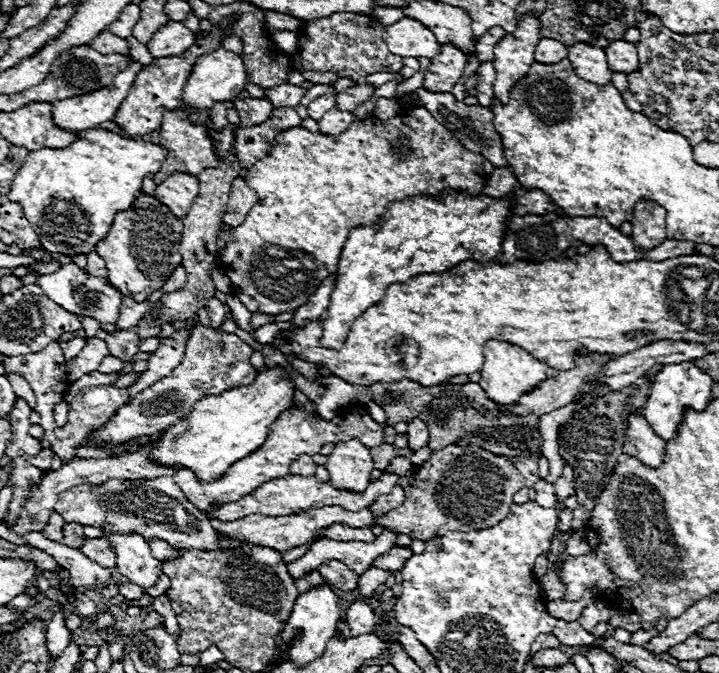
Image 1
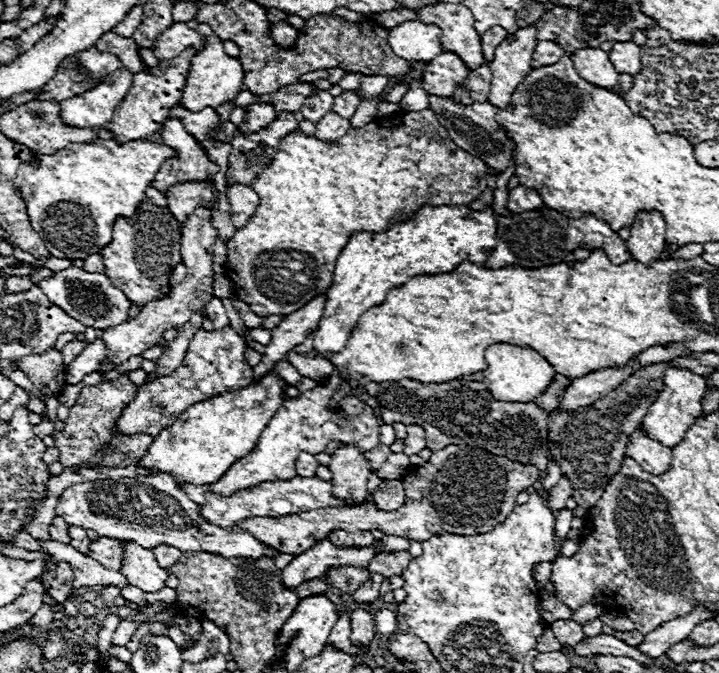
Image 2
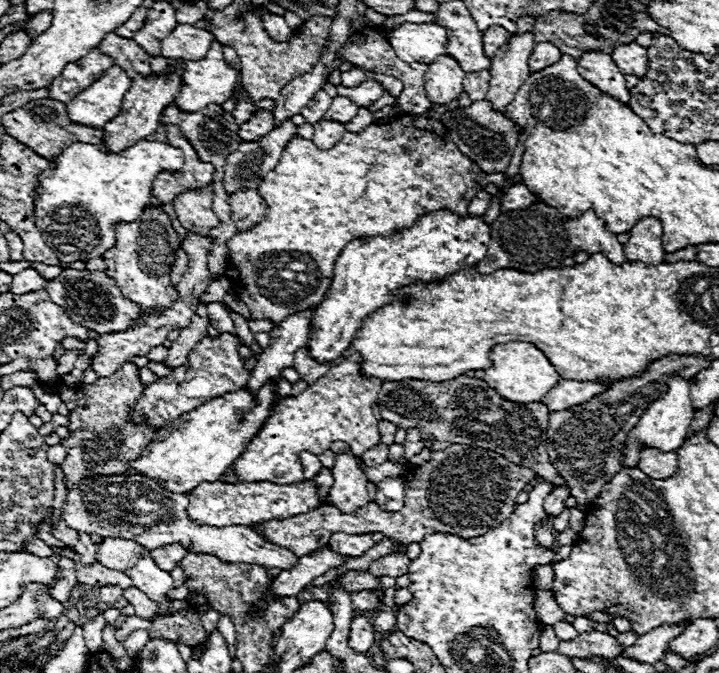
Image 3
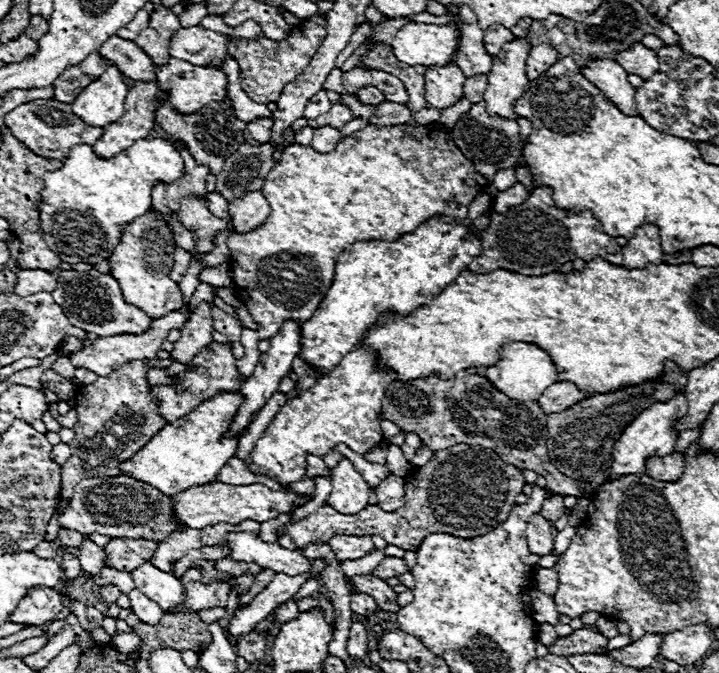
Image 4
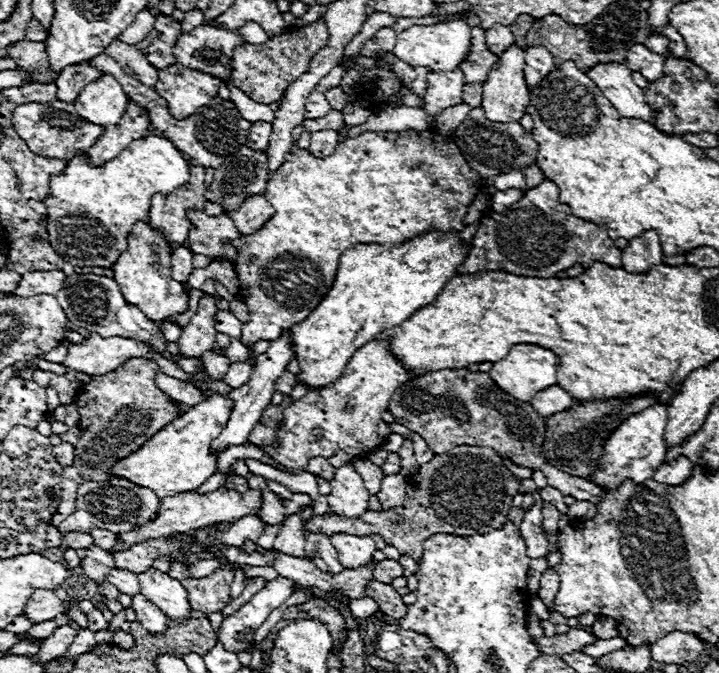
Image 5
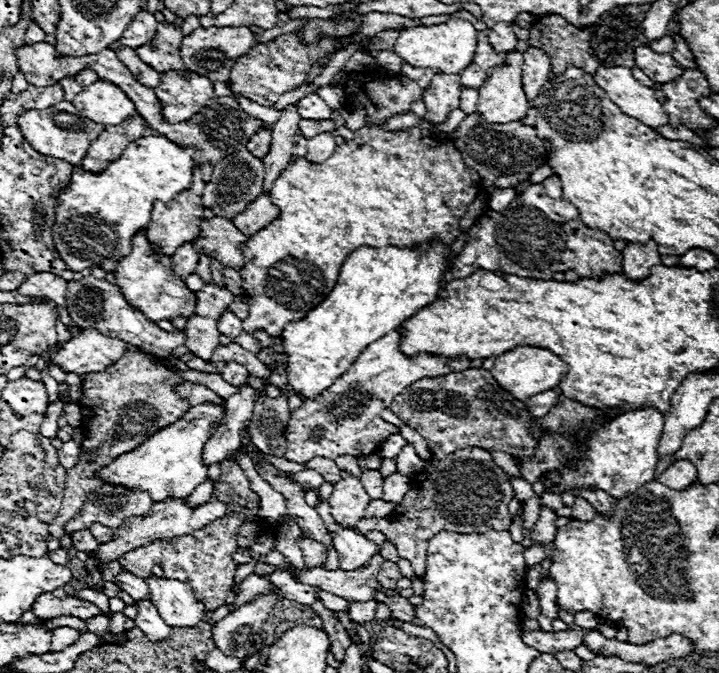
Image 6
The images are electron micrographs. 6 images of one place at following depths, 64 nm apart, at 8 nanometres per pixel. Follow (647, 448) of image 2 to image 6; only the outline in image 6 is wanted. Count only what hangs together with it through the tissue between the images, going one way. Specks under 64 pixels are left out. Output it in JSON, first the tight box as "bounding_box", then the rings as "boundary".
{"bounding_box":[656,460,698,490],"boundary":[[[676,460],[672,466],[668,466],[656,480],[668,488],[674,490],[684,490],[686,486],[692,484],[692,480],[696,480],[698,472],[696,466],[688,460]]]}

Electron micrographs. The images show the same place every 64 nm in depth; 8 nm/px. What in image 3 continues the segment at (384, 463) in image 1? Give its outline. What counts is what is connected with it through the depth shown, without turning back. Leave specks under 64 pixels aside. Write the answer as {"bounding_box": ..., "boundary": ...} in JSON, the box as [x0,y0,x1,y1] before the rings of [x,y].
{"bounding_box":[362,444,388,466],"boundary":[[[378,444],[376,448],[370,448],[364,456],[362,456],[362,462],[366,466],[376,466],[376,464],[382,464],[384,460],[388,460],[388,446],[386,444]]]}

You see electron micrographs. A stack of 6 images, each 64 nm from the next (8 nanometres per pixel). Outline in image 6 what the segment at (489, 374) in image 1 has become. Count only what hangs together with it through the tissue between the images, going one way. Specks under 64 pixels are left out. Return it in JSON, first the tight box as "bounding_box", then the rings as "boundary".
{"bounding_box":[490,346,566,400],"boundary":[[[520,346],[520,348],[512,348],[510,352],[502,354],[500,358],[496,358],[494,368],[490,370],[492,376],[496,378],[496,382],[508,390],[512,396],[516,396],[518,400],[528,400],[528,396],[534,396],[538,392],[556,388],[560,382],[560,376],[566,372],[566,364],[554,354],[548,352],[544,348],[532,348],[532,346]]]}

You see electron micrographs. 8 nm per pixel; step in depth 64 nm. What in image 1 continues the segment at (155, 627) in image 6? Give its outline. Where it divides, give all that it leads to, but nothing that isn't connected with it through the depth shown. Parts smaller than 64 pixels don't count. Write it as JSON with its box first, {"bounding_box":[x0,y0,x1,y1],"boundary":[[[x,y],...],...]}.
{"bounding_box":[118,584,142,600],"boundary":[[[118,584],[118,590],[120,594],[126,598],[126,600],[140,600],[142,598],[142,588],[136,586],[136,584]]]}

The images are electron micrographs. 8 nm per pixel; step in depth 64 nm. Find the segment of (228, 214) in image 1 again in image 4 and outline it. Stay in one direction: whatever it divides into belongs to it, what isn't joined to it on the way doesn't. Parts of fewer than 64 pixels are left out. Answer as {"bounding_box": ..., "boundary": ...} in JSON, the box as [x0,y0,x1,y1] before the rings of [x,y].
{"bounding_box":[228,192,270,234],"boundary":[[[248,192],[238,200],[230,200],[228,210],[234,230],[240,234],[256,230],[270,214],[268,200],[262,196],[262,192]]]}

